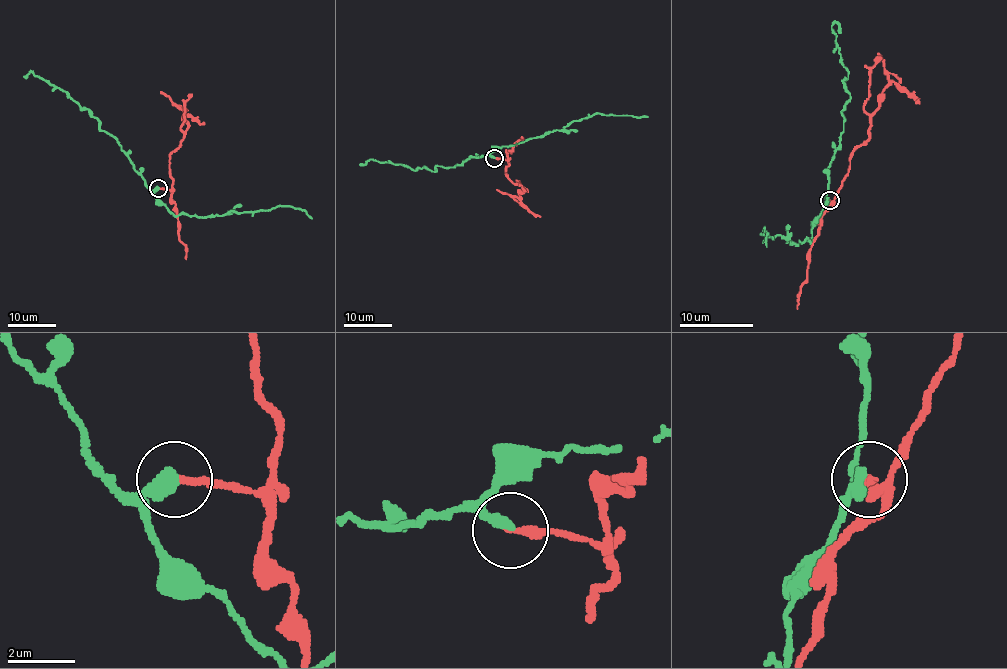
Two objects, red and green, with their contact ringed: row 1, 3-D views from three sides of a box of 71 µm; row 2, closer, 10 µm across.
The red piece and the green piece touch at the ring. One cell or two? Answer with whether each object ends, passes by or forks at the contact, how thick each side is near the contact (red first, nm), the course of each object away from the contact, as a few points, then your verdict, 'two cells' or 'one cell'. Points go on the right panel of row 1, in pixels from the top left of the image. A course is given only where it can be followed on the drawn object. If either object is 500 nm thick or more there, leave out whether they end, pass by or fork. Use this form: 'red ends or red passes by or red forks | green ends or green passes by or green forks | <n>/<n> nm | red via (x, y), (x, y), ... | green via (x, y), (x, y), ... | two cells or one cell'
red ends | green ends | 220/440 nm | red via (830, 200), (835, 198), (848, 172), (850, 155), (869, 139), (871, 116), (882, 92), (893, 81), (919, 100) | green via (828, 200), (826, 172), (850, 94), (837, 31) | two cells

